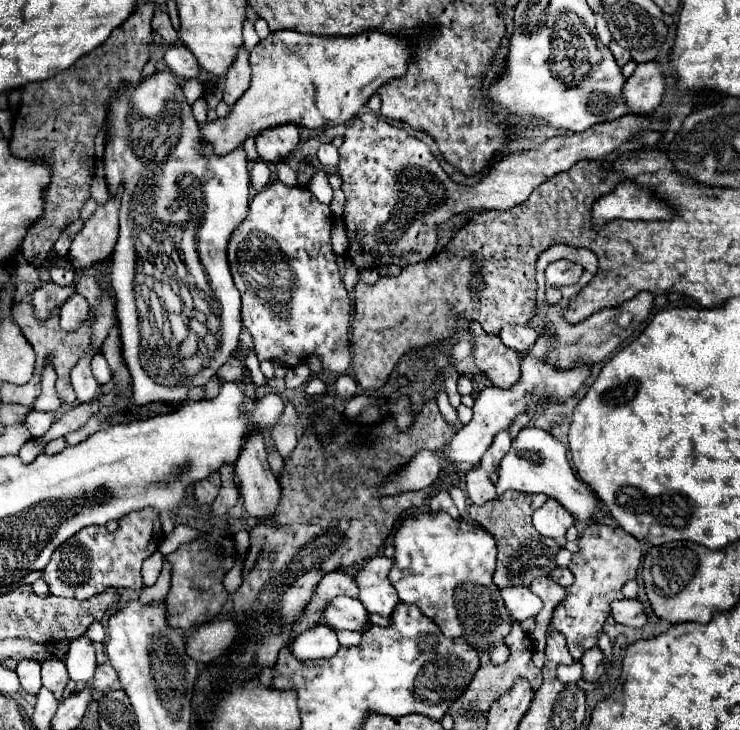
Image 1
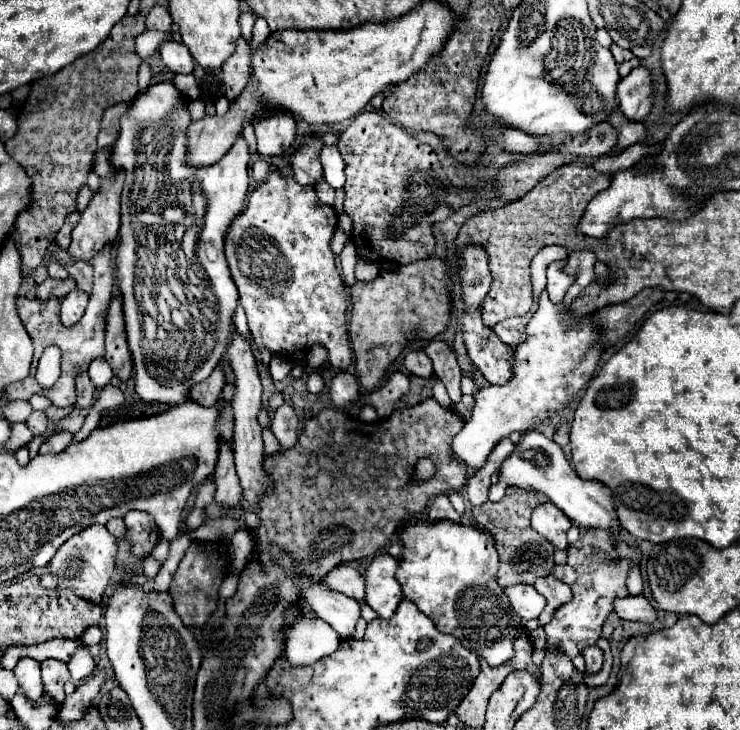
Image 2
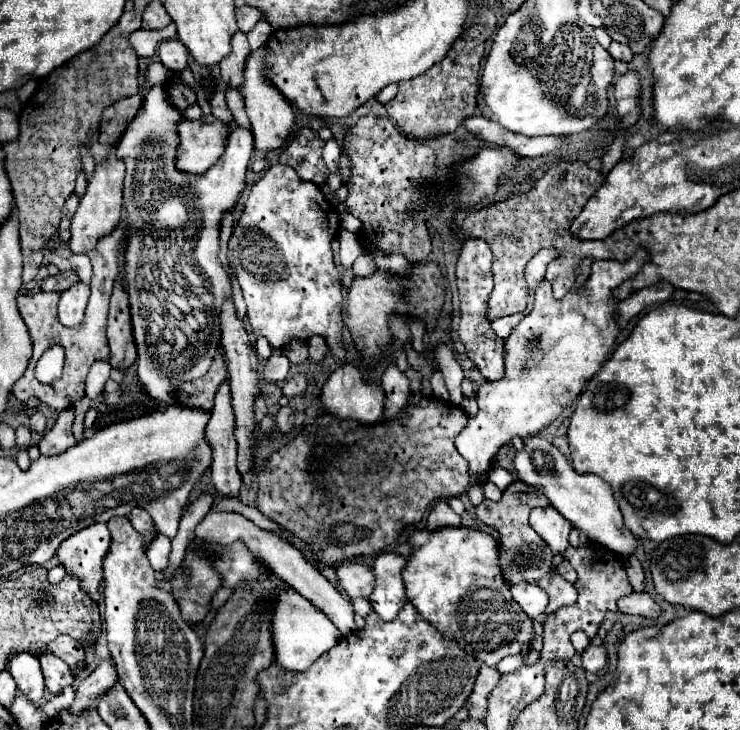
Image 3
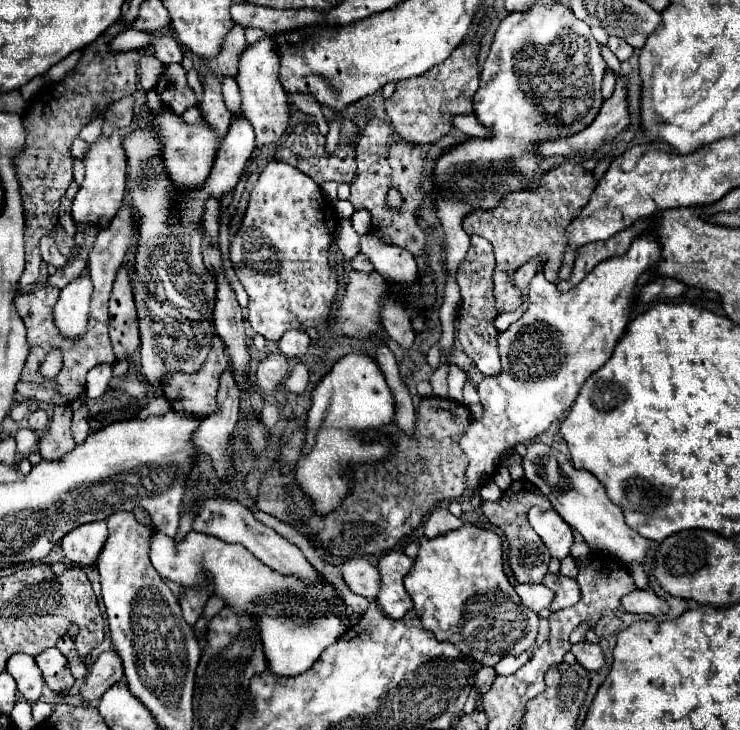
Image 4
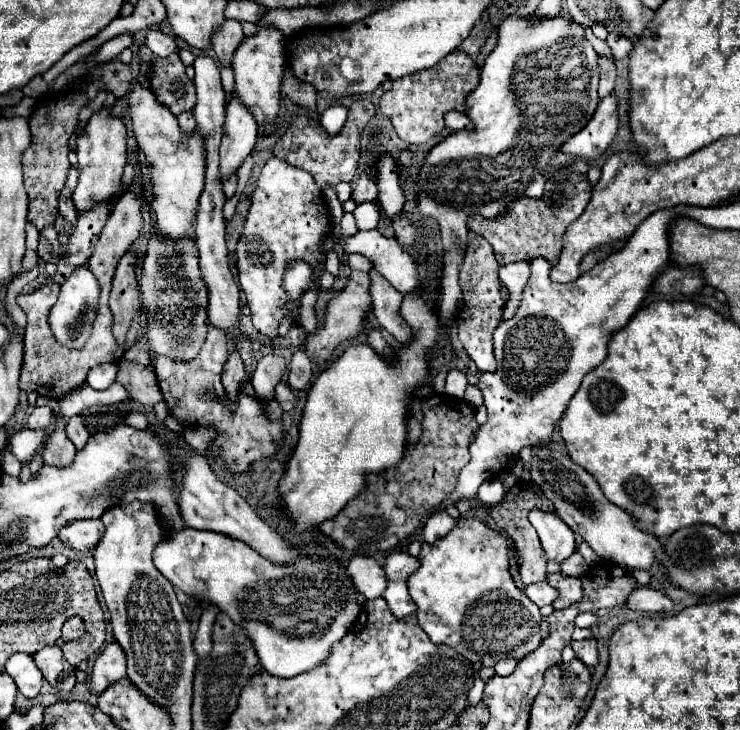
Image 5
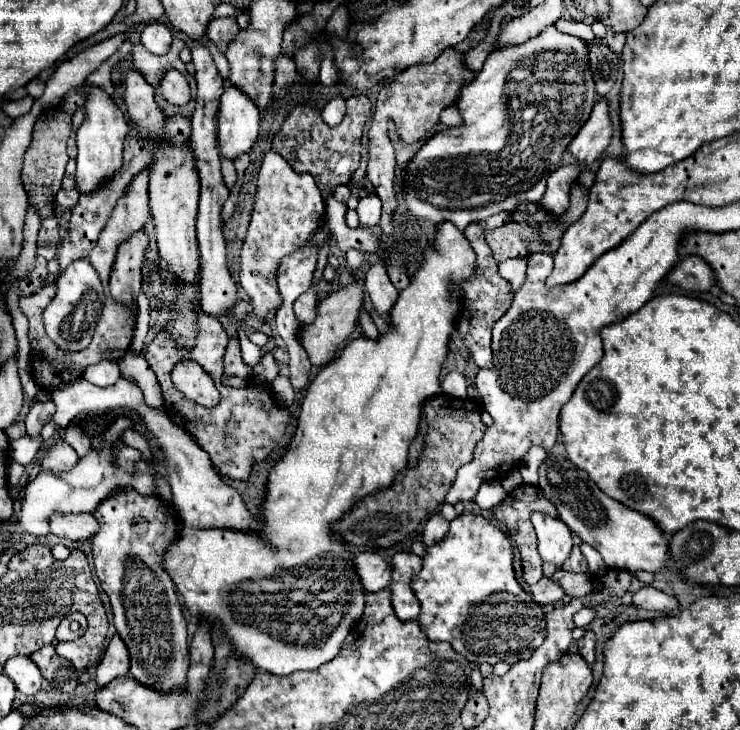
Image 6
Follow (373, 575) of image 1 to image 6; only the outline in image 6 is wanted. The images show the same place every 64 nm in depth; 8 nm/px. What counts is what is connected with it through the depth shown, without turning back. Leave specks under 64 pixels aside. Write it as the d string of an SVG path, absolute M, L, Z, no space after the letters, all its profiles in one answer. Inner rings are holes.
M400 552L392 558L392 606L400 620L416 620L420 614L420 602L412 592L412 580L416 580L422 568L422 558L412 552Z

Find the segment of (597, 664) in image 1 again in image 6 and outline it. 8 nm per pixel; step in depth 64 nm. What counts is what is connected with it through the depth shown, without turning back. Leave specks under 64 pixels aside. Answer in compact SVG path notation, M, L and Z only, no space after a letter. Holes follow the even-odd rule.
M588 630L588 632L576 642L576 648L578 648L580 656L584 656L584 660L586 660L588 664L594 662L594 644L596 644L596 636L594 636L592 630Z

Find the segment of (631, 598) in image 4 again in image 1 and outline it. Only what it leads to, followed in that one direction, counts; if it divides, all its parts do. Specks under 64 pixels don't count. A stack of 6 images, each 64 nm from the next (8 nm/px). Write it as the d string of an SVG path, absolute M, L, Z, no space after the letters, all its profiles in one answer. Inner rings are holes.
M628 598L614 600L610 604L610 608L612 608L612 616L620 624L626 624L626 626L632 626L632 628L642 628L648 622L644 604L640 600L628 600Z

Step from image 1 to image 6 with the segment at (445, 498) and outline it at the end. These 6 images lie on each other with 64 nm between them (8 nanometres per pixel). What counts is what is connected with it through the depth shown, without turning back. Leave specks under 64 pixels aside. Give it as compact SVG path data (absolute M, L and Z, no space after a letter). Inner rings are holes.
M434 514L426 526L424 526L424 536L422 536L422 542L426 546L432 546L436 544L438 540L442 540L444 536L448 534L448 520L444 520L442 514Z

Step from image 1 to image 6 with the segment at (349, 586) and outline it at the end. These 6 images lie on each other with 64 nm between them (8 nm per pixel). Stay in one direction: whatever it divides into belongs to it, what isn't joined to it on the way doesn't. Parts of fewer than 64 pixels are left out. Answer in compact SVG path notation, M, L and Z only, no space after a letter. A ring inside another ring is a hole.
M360 552L356 554L354 564L366 592L378 592L390 584L390 576L392 576L390 562L378 552Z

